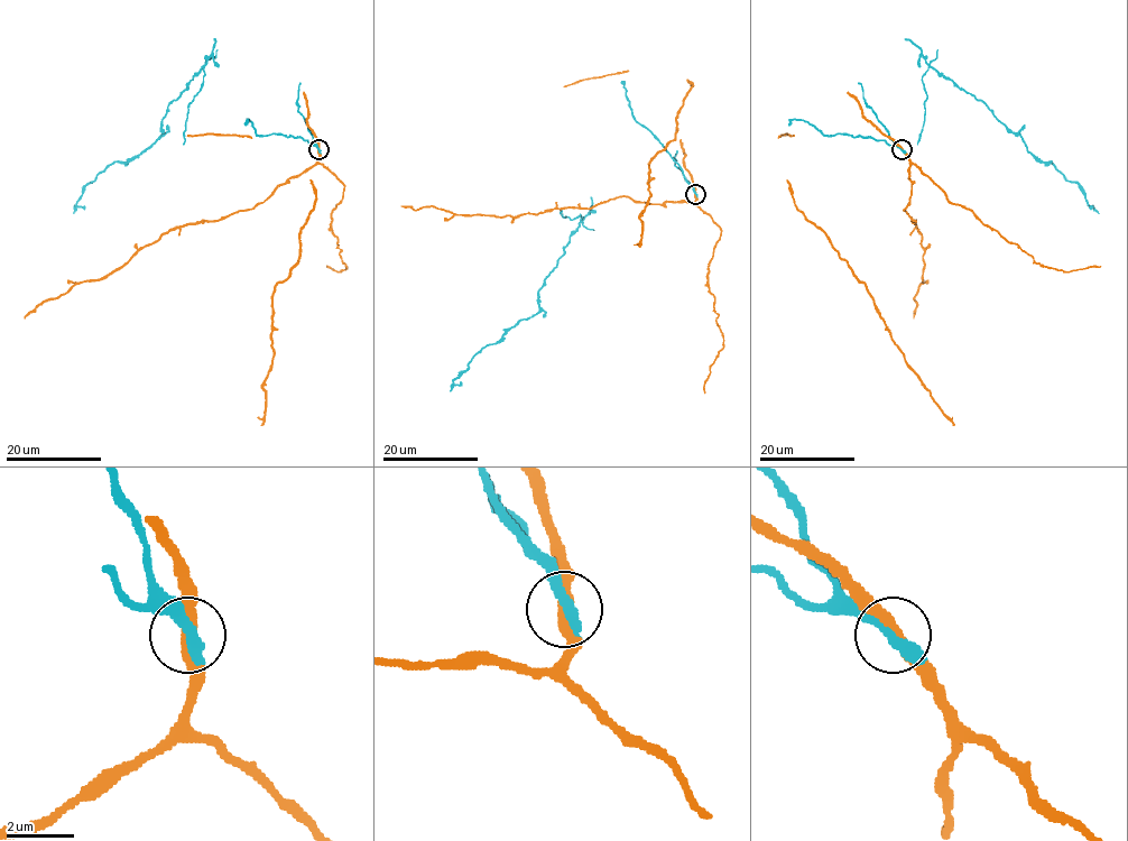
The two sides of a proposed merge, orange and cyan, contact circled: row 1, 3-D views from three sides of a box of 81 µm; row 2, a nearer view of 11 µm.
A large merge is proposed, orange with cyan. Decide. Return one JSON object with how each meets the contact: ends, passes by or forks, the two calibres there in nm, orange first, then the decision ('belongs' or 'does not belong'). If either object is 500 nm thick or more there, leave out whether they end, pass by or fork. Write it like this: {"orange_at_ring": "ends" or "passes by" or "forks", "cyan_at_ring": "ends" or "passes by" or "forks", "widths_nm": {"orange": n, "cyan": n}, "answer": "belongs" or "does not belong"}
{"orange_at_ring": "passes by", "cyan_at_ring": "passes by", "widths_nm": {"orange": 320, "cyan": 340}, "answer": "does not belong"}

